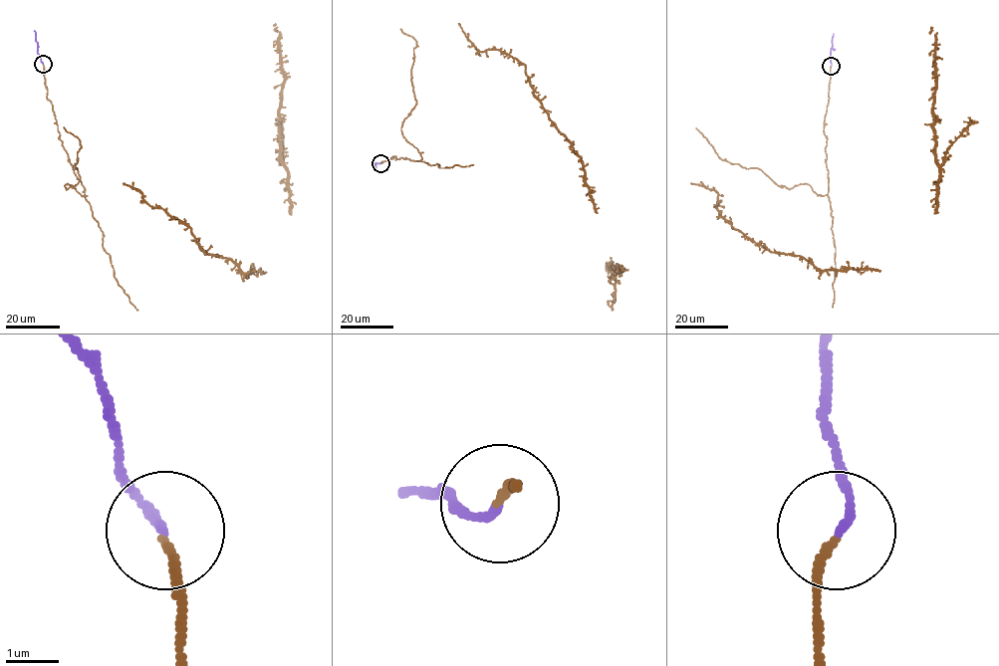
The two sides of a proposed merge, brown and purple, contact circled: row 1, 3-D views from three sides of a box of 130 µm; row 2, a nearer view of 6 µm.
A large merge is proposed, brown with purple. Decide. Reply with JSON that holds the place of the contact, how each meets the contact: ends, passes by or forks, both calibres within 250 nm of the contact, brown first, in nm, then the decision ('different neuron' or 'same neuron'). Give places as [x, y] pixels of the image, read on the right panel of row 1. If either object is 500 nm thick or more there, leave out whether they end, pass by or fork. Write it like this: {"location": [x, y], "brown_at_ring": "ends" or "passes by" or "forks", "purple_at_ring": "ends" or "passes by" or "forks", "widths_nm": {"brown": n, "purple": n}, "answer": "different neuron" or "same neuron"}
{"location": [831, 66], "brown_at_ring": "ends", "purple_at_ring": "ends", "widths_nm": {"brown": 150, "purple": 150}, "answer": "same neuron"}

